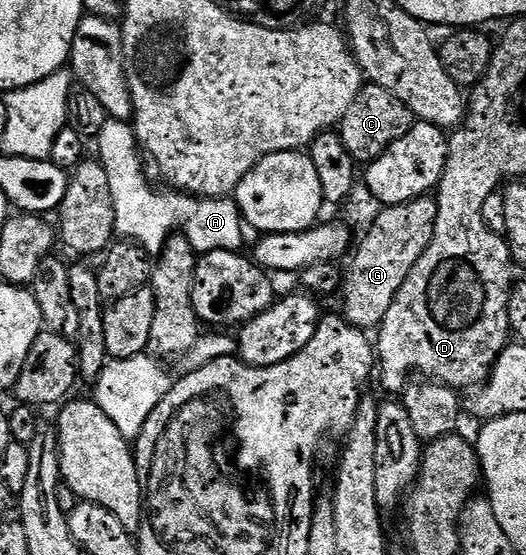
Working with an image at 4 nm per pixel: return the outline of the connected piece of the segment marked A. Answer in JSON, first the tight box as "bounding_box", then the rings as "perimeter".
{"bounding_box":[96,117,244,255],"perimeter":[[[109,117],[96,137],[98,143],[98,159],[106,170],[110,181],[110,192],[114,199],[116,231],[123,239],[129,239],[147,250],[149,255],[159,255],[169,236],[176,231],[181,232],[190,242],[198,254],[204,255],[214,250],[226,249],[239,251],[244,240],[244,223],[240,215],[240,208],[231,197],[195,197],[179,190],[168,188],[162,192],[154,190],[144,174],[139,141],[136,139],[135,129],[124,120]]]}

